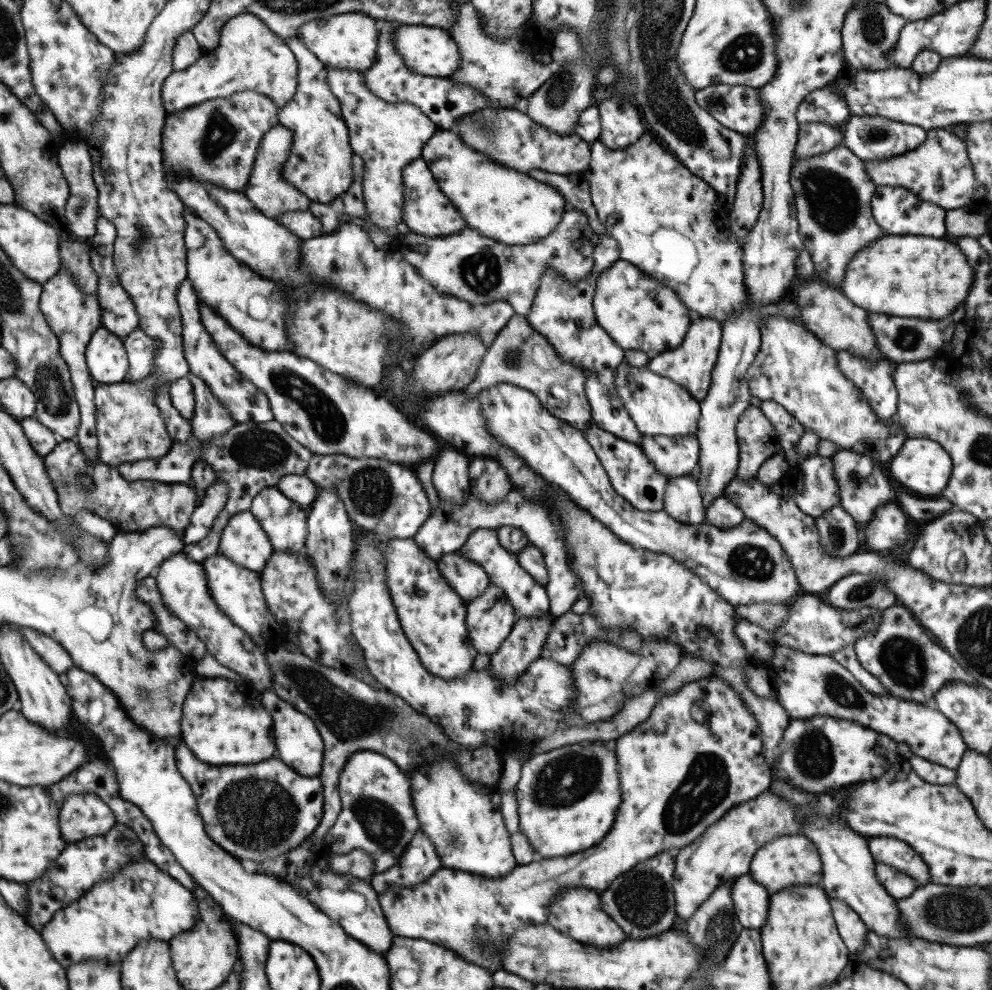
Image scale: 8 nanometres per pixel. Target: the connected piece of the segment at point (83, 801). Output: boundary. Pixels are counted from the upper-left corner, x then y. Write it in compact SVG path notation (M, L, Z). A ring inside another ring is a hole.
M70 794L58 807L58 827L65 843L105 834L116 821L109 807L94 794Z

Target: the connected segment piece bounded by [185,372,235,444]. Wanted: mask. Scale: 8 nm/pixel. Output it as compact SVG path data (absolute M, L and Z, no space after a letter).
M187 372L185 378L191 384L195 402L192 417L188 420L193 437L201 444L207 443L233 428L235 421L230 412L221 406L221 402L209 392L209 388L191 372Z

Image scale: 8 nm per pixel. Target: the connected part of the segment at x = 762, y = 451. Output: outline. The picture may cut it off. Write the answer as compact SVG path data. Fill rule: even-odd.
M752 405L740 414L735 438L739 451L735 477L741 480L755 477L767 458L784 449L765 415Z

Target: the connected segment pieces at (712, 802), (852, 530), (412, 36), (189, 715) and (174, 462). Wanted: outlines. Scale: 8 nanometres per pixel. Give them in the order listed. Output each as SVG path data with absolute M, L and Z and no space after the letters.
M714 676L693 680L684 684L677 692L670 692L670 694L660 696L656 705L650 710L647 720L637 724L633 730L617 737L613 741L613 749L616 756L616 771L618 774L621 804L619 804L619 808L617 808L617 814L615 814L615 820L613 820L613 824L611 824L611 828L609 828L609 834L605 834L605 838L603 838L597 846L593 846L593 848L589 848L589 850L585 850L585 852L571 854L571 856L567 857L549 859L538 858L527 865L515 865L515 868L513 868L509 874L505 874L505 876L501 876L501 878L483 878L483 876L475 876L475 874L447 869L441 866L432 876L429 876L425 881L415 885L415 887L405 888L399 887L397 884L387 884L387 886L385 886L386 891L380 892L377 896L381 912L383 912L383 918L387 921L389 930L394 936L421 939L442 946L445 949L452 950L452 952L458 954L463 960L471 962L475 966L483 968L492 974L502 966L500 963L502 954L495 953L491 956L492 952L486 945L486 942L490 942L492 946L500 948L500 946L506 944L509 937L512 936L518 928L523 928L530 924L537 925L547 923L545 921L545 919L547 919L547 907L549 907L549 902L552 902L554 896L560 892L560 888L581 887L596 891L599 894L602 893L609 887L609 884L614 879L617 879L621 874L633 868L633 866L655 857L657 854L665 851L679 850L689 845L689 843L693 843L708 826L717 822L724 812L727 812L732 806L755 798L758 794L767 790L771 782L770 769L762 755L762 734L760 730L758 730L753 715L744 707L738 694L734 692L726 682L723 682L720 678L714 678Z
M839 504L815 518L814 523L820 536L820 545L831 556L849 556L859 548L858 528Z
M401 25L393 30L390 40L406 69L415 74L449 77L458 67L460 56L456 44L446 30L423 25Z
M195 677L182 704L181 736L185 746L193 756L207 764L249 764L273 756L273 736L271 736L271 717L260 703L260 693L255 688L247 688L237 678Z
M173 442L163 458L121 463L118 473L125 480L156 480L167 483L190 483L191 467L201 456L201 447Z

